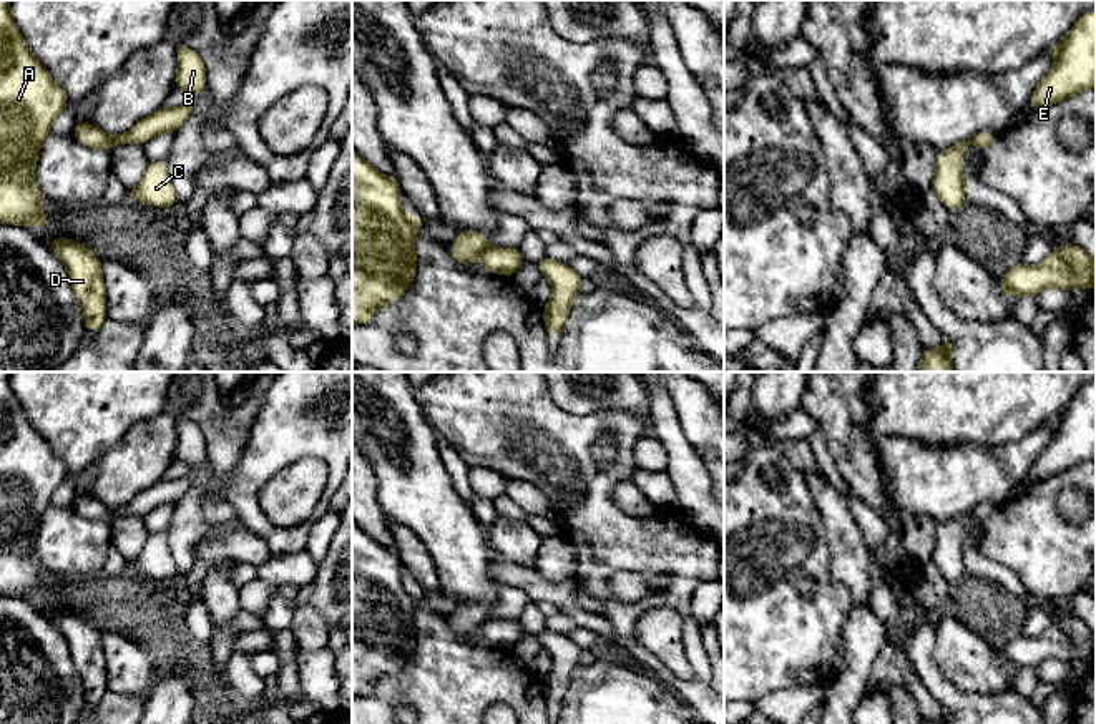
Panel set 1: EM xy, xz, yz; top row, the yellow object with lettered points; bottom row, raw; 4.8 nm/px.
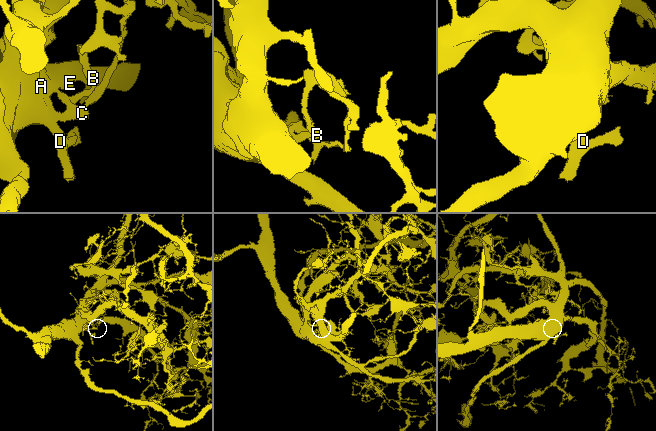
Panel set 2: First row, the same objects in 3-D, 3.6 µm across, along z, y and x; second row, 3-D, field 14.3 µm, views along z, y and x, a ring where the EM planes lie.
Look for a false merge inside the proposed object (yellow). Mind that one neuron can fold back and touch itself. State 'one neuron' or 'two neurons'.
two neurons

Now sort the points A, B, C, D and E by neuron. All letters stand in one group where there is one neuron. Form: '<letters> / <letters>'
A B D E / C

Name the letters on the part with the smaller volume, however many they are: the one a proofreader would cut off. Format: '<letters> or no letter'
C

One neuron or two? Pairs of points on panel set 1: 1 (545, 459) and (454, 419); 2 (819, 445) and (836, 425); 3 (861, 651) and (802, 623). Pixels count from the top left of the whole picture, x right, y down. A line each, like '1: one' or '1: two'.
1: one
2: two
3: two

